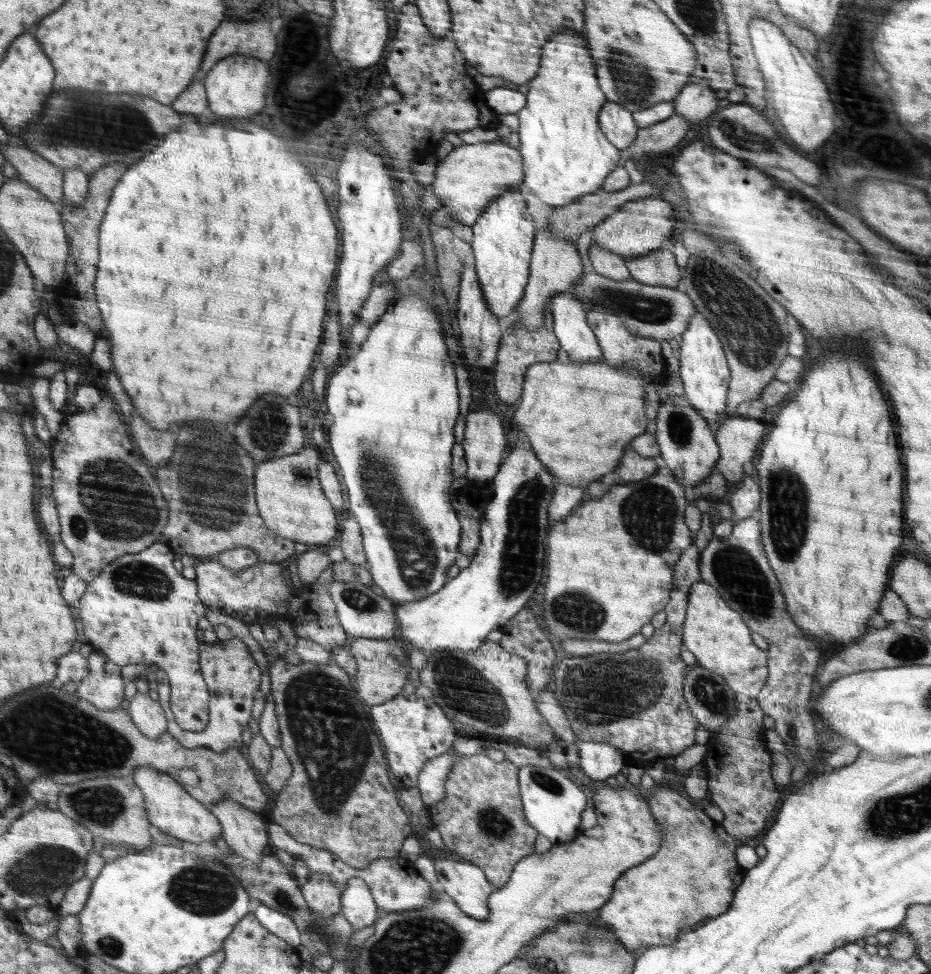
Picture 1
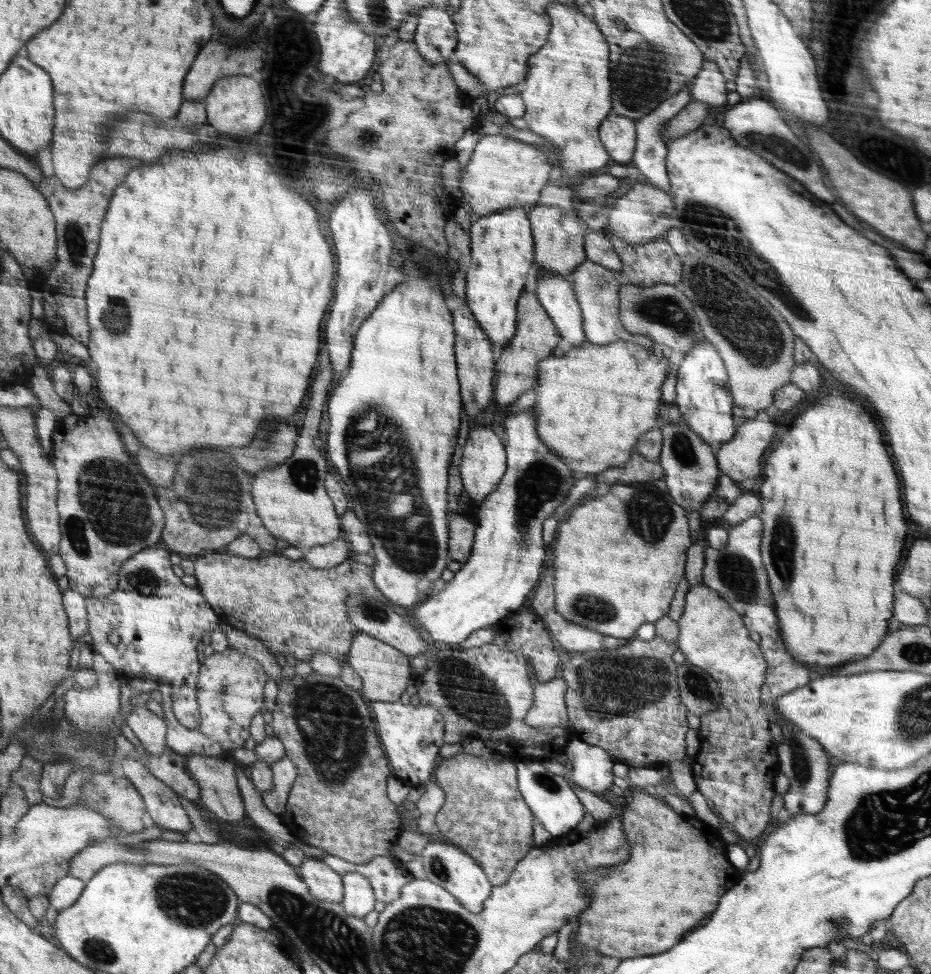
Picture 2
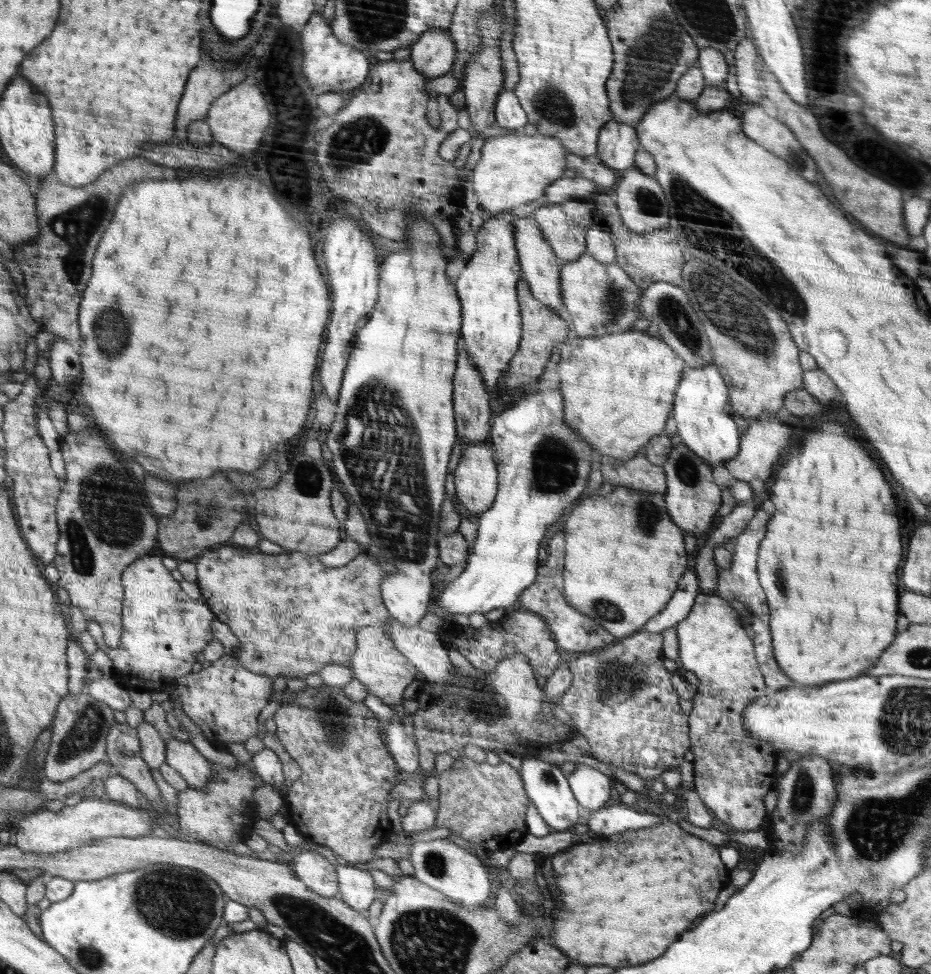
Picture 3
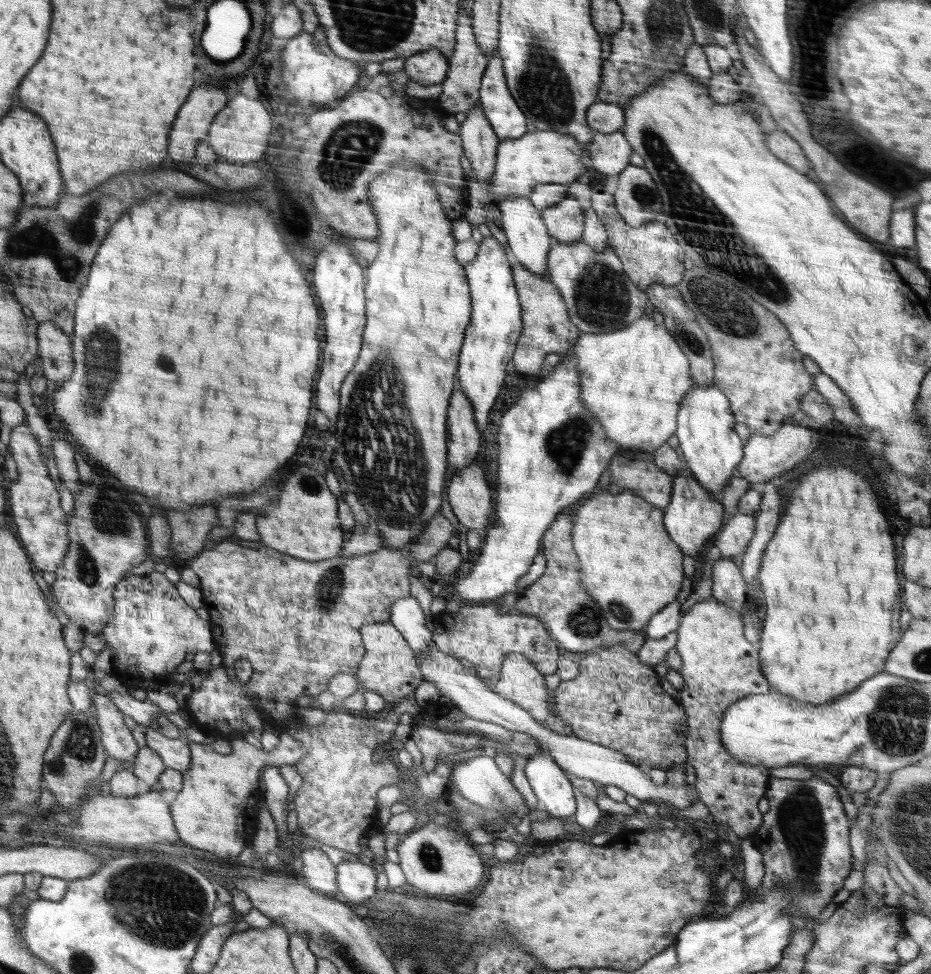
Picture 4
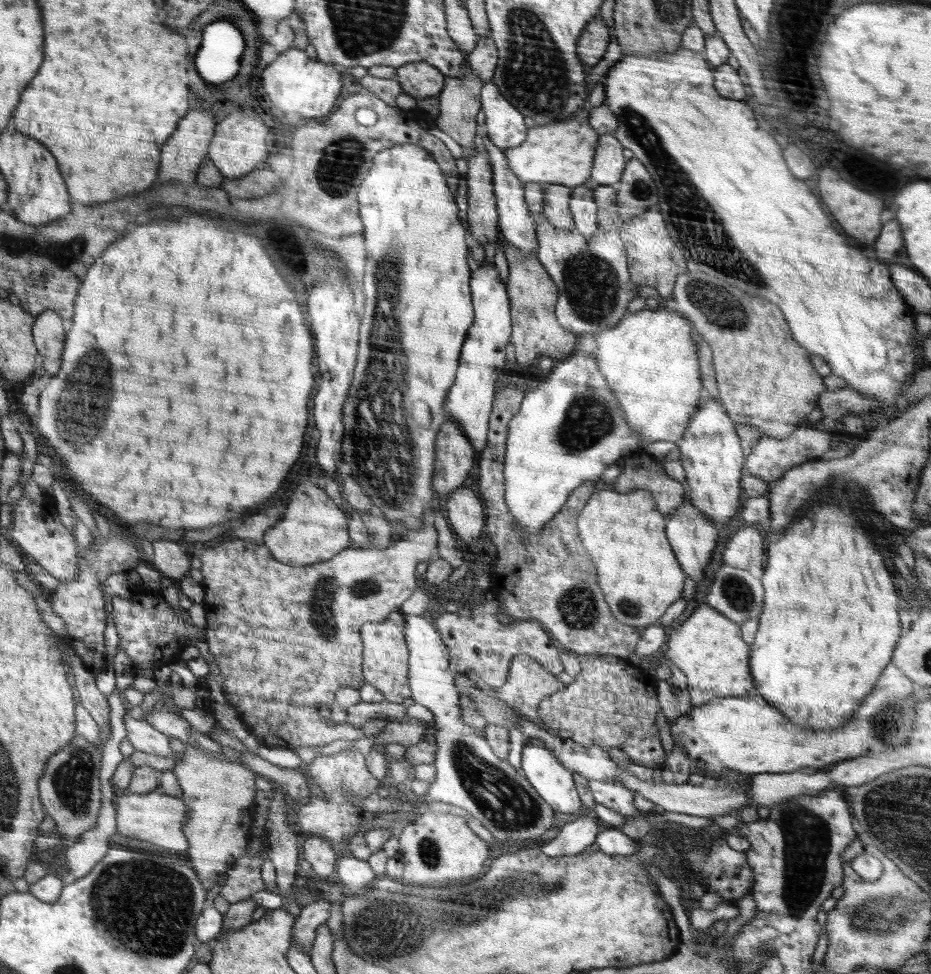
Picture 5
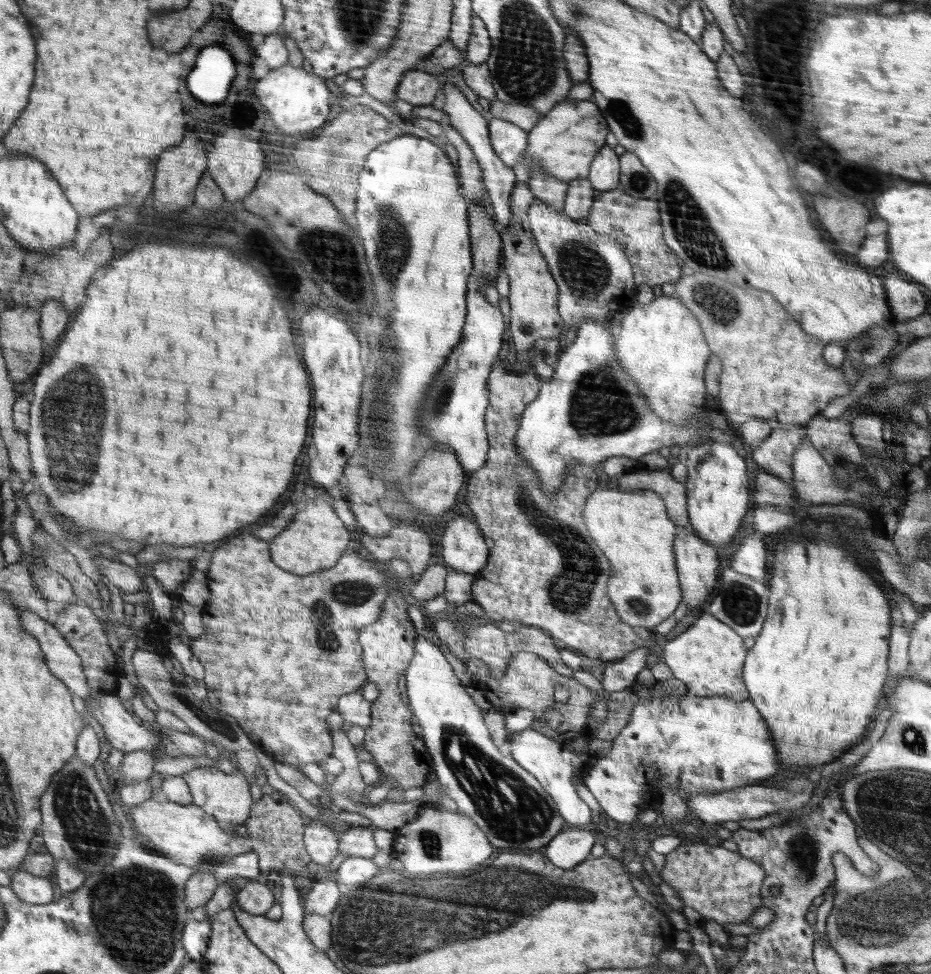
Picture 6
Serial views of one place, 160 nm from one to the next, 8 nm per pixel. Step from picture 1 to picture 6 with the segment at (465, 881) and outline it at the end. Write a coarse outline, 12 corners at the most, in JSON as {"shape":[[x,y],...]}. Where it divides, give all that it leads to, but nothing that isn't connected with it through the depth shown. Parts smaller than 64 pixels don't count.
{"shape":[[428,807],[393,829],[408,876],[478,868],[494,852],[472,818]]}

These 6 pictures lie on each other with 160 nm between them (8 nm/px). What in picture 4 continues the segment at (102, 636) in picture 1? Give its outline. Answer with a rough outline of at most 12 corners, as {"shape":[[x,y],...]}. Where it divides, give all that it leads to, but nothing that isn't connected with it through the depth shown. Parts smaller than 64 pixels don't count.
{"shape":[[153,571],[114,592],[102,635],[138,687],[211,652],[215,634]]}

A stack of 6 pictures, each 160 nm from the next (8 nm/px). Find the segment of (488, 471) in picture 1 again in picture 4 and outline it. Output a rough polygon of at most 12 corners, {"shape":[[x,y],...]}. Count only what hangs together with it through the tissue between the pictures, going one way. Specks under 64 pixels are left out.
{"shape":[[473,462],[450,477],[447,499],[459,524],[485,528],[492,492]]}

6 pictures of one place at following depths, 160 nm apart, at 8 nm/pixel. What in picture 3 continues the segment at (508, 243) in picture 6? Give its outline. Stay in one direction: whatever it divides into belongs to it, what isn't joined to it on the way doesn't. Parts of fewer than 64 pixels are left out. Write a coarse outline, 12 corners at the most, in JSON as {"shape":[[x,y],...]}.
{"shape":[[519,282],[523,334],[509,374],[536,380],[568,336],[562,316]]}

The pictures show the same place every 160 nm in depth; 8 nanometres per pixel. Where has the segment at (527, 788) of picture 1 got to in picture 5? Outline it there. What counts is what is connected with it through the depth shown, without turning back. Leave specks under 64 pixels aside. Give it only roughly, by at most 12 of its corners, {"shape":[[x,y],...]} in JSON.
{"shape":[[526,740],[521,768],[556,811],[583,814],[573,773],[540,740]]}

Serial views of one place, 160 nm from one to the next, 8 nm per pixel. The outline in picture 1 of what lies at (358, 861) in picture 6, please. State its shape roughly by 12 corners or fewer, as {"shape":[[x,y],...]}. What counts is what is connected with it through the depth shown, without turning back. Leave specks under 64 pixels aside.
{"shape":[[361,878],[341,891],[341,913],[356,930],[376,922],[377,904]]}

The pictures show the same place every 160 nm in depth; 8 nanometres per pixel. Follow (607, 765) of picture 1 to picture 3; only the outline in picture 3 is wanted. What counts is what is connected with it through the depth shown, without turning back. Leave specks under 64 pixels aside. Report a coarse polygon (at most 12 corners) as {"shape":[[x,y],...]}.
{"shape":[[586,764],[567,782],[587,815],[604,807],[614,779]]}

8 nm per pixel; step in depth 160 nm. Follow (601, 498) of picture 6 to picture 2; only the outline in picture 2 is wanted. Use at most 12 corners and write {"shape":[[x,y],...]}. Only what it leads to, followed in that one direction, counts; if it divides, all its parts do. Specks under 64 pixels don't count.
{"shape":[[664,479],[559,524],[556,610],[634,638],[692,545]]}

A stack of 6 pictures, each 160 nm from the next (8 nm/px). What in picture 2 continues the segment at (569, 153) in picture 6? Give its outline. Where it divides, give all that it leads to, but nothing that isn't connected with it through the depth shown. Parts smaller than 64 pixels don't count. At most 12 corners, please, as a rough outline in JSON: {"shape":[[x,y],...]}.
{"shape":[[504,134],[480,136],[463,198],[475,219],[535,204],[549,154]]}

